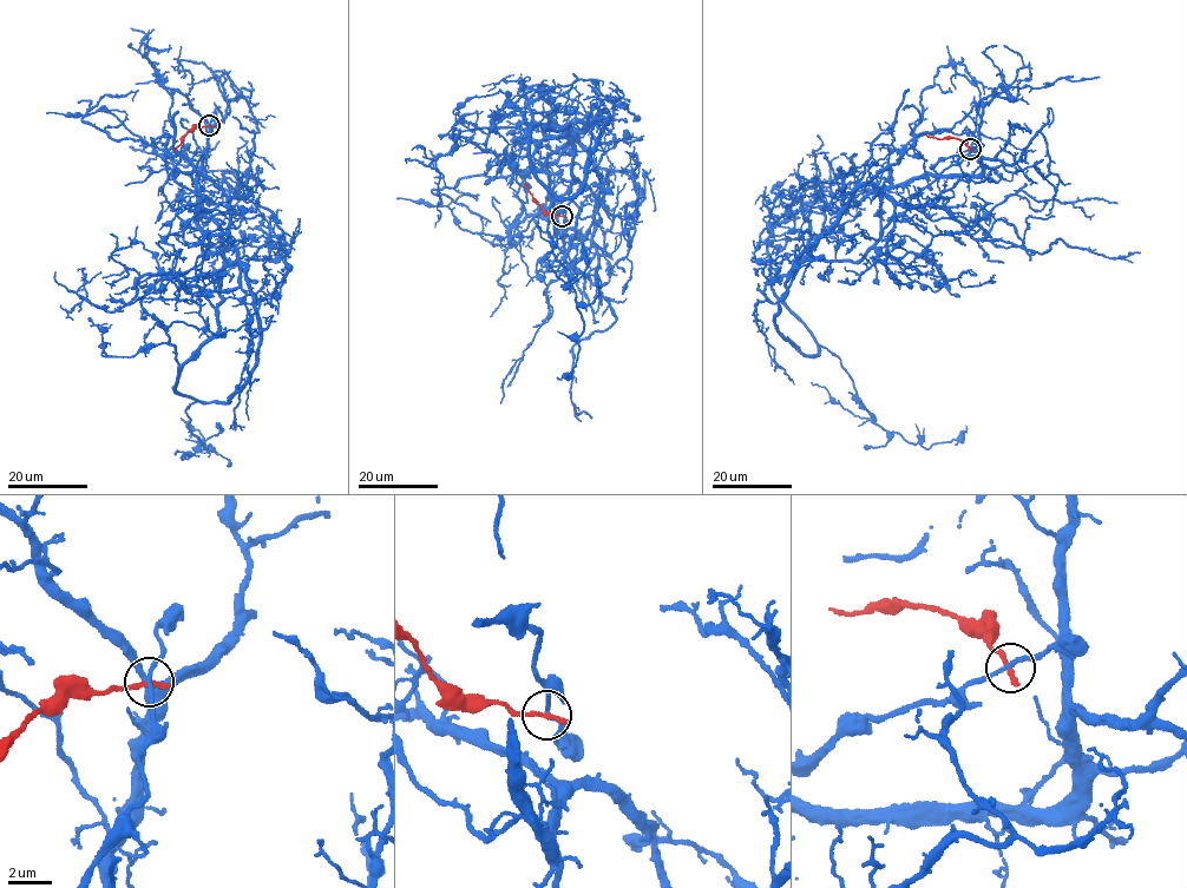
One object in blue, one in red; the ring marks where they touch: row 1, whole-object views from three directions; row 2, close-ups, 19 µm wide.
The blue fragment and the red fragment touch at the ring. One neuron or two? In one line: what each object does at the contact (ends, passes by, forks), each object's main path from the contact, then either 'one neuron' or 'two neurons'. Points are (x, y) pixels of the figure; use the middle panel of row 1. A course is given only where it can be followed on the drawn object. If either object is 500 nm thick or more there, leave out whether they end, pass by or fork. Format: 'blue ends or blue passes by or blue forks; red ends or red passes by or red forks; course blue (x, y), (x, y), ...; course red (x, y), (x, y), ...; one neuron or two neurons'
blue passes by; red ends; course blue (563, 216), (545, 209), (577, 179), (568, 126), (511, 104), (489, 116), (532, 120), (439, 157), (435, 228); course red (563, 216), (548, 214), (523, 183); two neurons

